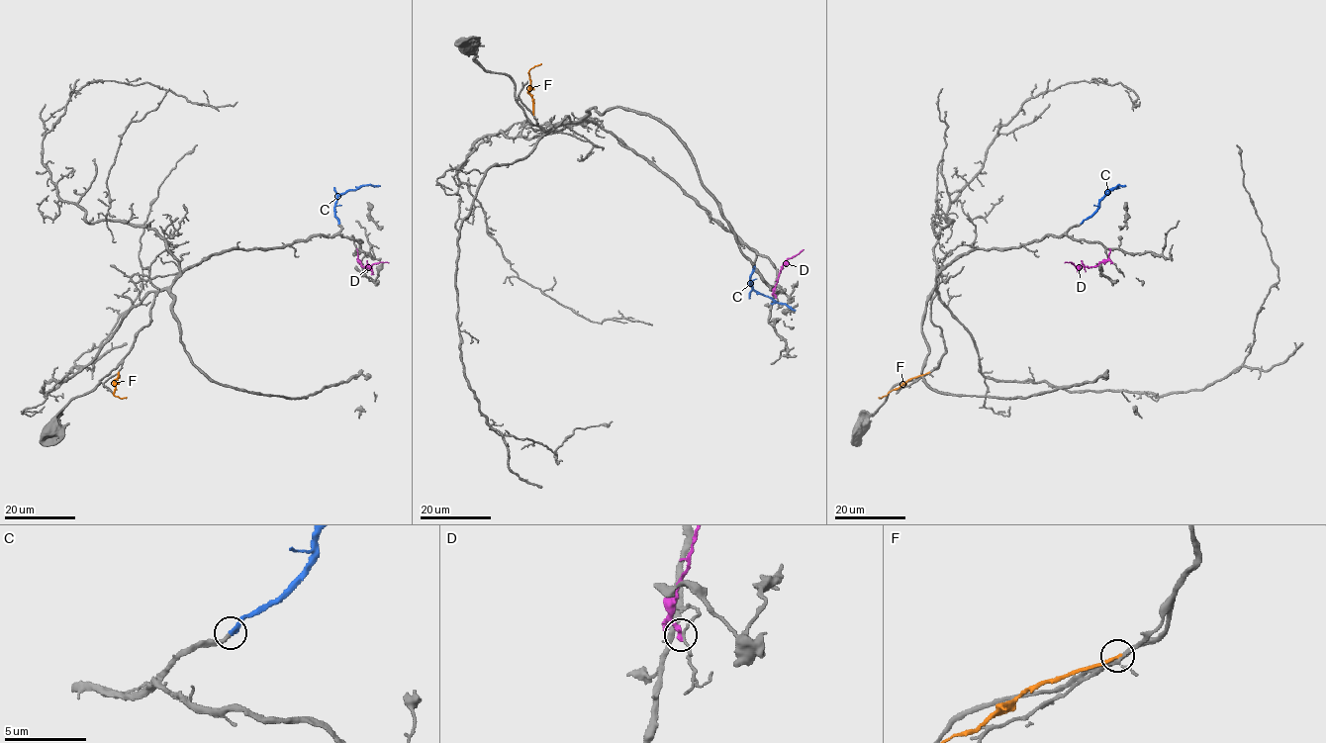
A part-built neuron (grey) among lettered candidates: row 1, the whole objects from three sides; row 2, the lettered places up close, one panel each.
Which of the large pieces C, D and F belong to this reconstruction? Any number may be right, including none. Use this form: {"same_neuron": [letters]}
{"same_neuron": ["C"]}

